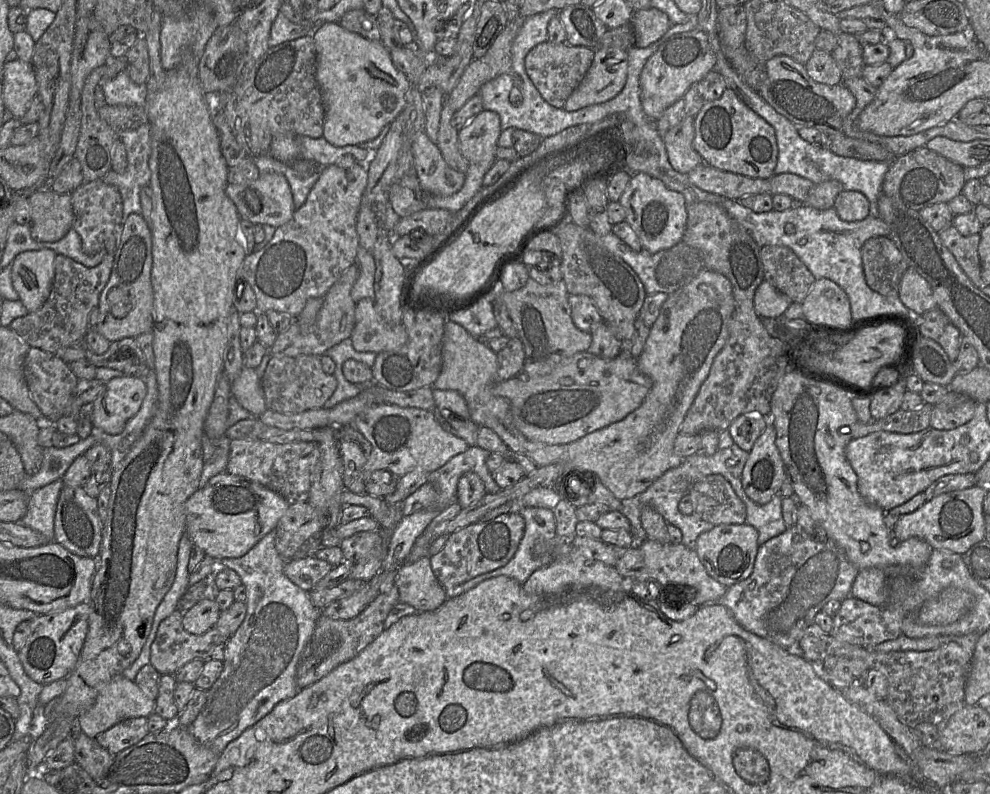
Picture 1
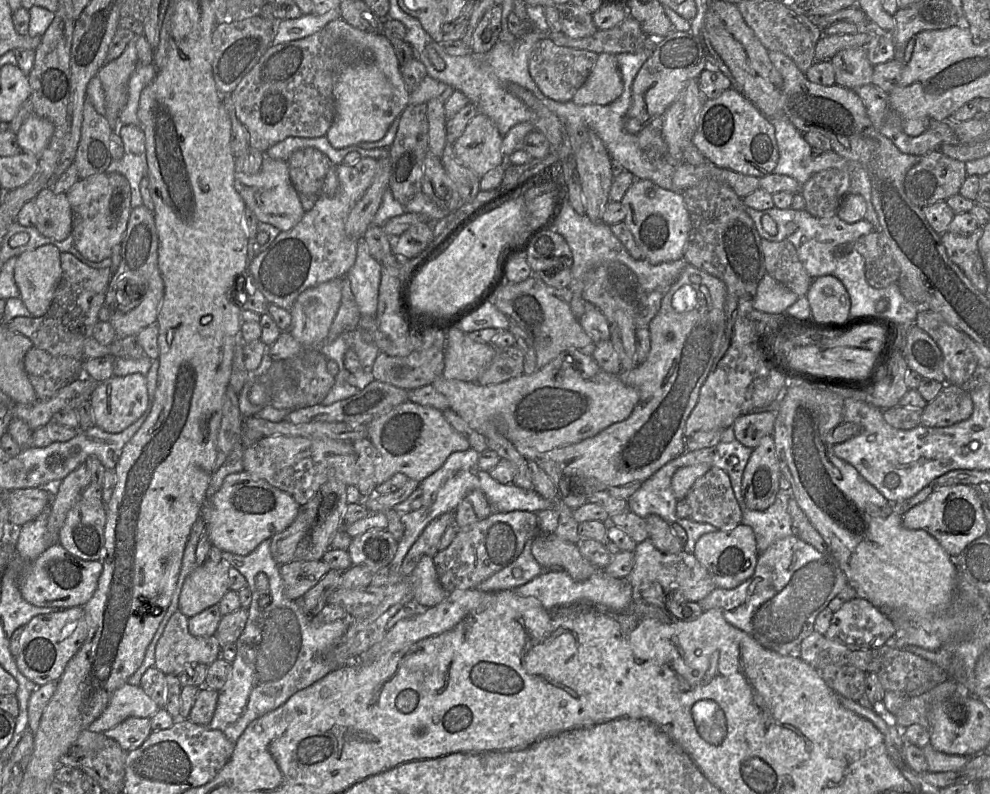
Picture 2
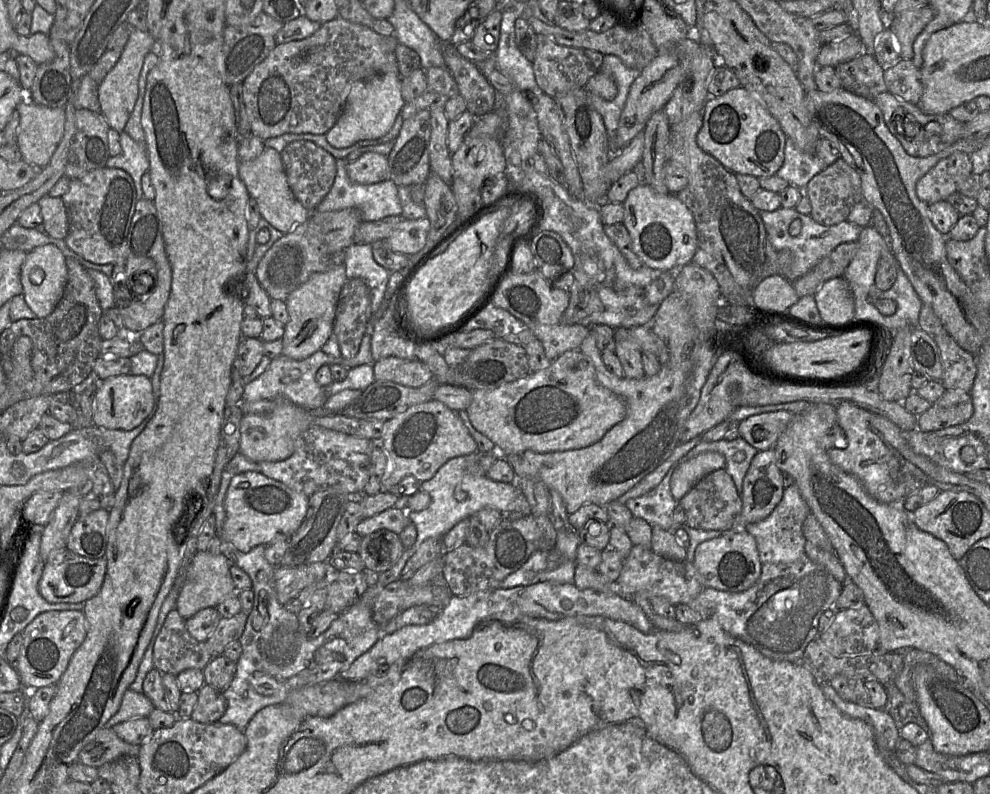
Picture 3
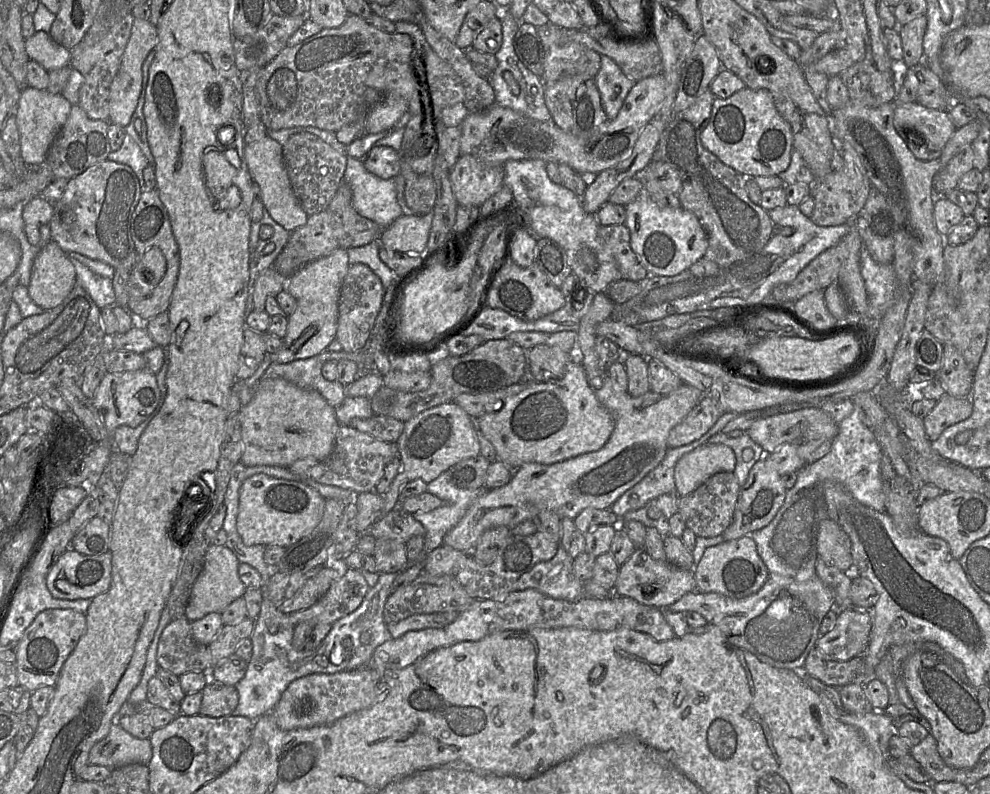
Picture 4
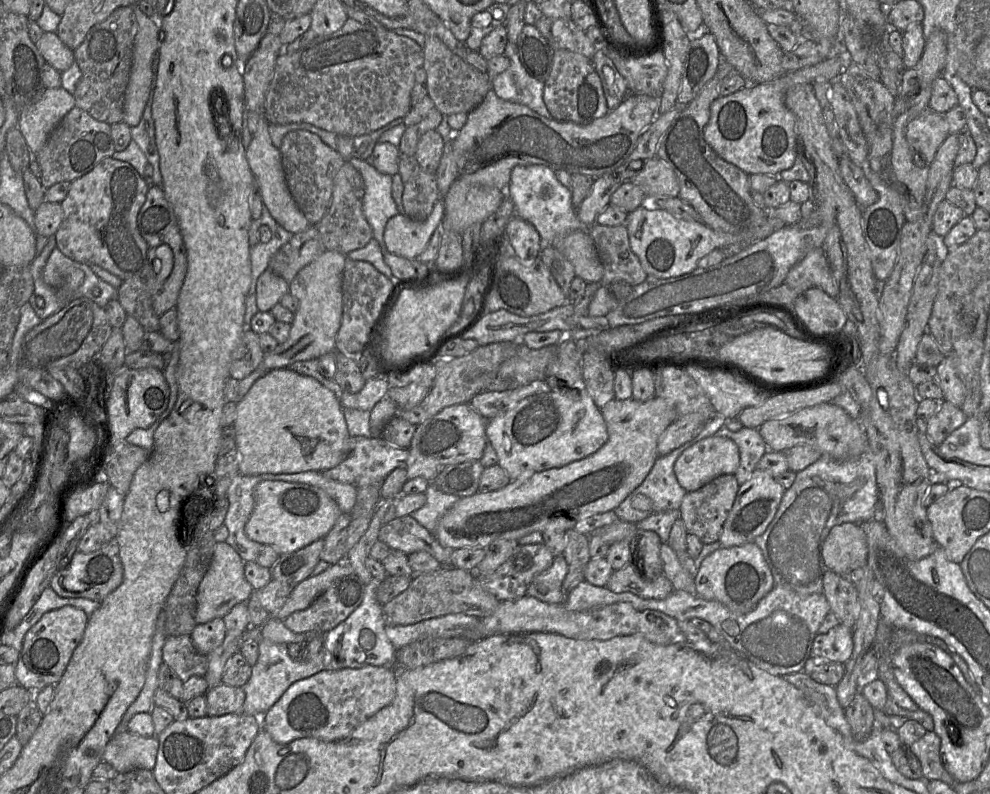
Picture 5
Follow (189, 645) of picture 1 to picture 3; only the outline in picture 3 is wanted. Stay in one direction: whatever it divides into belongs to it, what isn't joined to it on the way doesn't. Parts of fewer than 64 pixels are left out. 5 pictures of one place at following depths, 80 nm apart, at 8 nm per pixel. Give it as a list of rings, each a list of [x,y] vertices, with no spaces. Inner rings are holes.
[[[172,610],[154,645],[154,668],[161,673],[179,675],[189,669],[203,670],[212,659],[208,642],[193,638],[187,630],[186,619]]]

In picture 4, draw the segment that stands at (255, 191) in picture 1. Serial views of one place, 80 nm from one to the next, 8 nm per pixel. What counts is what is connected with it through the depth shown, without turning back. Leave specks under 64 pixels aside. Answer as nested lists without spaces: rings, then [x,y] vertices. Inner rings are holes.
[[[266,135],[257,142],[247,144],[244,148],[244,154],[248,171],[254,184],[258,186],[260,199],[271,217],[289,232],[305,225],[309,215],[291,188],[283,161],[282,145]]]

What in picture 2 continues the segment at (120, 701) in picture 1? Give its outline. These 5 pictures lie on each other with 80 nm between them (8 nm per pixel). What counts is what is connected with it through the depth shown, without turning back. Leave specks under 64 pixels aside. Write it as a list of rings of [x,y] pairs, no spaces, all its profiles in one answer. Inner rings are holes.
[[[125,683],[112,694],[108,706],[88,730],[106,732],[130,717],[151,718],[159,709],[140,686]]]

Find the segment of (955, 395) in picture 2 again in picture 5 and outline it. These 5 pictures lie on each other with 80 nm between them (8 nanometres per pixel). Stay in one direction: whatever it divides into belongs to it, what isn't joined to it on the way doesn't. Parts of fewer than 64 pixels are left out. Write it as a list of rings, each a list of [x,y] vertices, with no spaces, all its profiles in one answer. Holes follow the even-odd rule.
[[[943,400],[938,412],[927,422],[925,433],[934,446],[938,447],[954,430],[959,428],[968,417],[961,407]]]

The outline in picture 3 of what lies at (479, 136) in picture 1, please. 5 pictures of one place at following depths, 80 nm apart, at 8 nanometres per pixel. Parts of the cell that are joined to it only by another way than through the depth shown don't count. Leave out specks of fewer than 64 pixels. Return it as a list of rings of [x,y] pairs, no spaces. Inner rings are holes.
[[[465,135],[459,149],[451,155],[453,178],[464,180],[474,189],[481,190],[490,176],[505,173],[506,161],[501,142],[492,137]]]

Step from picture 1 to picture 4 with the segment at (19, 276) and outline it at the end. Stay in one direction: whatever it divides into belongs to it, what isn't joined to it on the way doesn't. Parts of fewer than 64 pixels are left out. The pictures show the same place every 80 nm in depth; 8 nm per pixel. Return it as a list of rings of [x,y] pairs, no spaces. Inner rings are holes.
[[[51,240],[34,259],[27,286],[30,298],[48,311],[60,305],[76,283],[76,271],[70,258]]]

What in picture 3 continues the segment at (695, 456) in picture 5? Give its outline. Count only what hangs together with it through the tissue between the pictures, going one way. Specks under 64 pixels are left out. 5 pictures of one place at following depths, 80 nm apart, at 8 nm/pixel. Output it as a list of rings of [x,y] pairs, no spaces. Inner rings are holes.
[[[706,452],[678,465],[671,476],[673,497],[680,501],[700,480],[718,469],[724,469],[725,457],[718,452]]]

